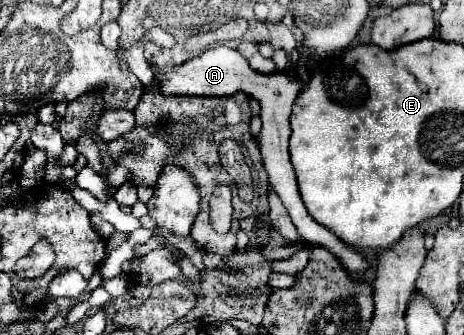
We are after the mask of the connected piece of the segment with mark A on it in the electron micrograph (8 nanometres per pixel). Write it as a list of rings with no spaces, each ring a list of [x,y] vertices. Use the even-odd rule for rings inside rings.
[[[217,46],[217,48],[209,48],[205,50],[201,56],[175,66],[171,70],[171,78],[163,78],[161,80],[161,92],[163,94],[183,94],[183,96],[231,96],[233,88],[257,98],[261,102],[261,120],[263,120],[263,130],[257,136],[259,142],[259,150],[261,150],[261,158],[263,158],[263,166],[269,174],[269,182],[271,188],[279,194],[283,206],[287,208],[295,228],[299,230],[299,234],[303,236],[303,240],[307,244],[315,244],[315,246],[323,246],[329,248],[337,258],[341,258],[343,266],[351,272],[351,274],[363,274],[367,270],[367,262],[361,254],[353,252],[345,242],[341,242],[333,232],[325,230],[325,226],[317,224],[305,210],[305,204],[299,196],[297,190],[297,178],[289,160],[289,150],[287,150],[287,142],[291,136],[291,126],[289,126],[289,116],[291,116],[291,106],[293,100],[297,98],[299,90],[301,90],[301,82],[299,80],[291,80],[287,74],[261,74],[255,72],[249,62],[233,48],[227,46]]]

